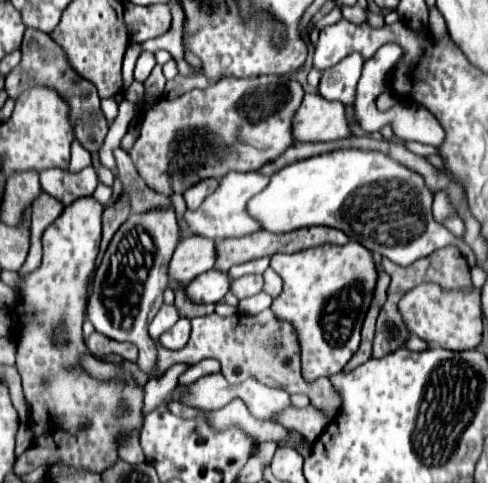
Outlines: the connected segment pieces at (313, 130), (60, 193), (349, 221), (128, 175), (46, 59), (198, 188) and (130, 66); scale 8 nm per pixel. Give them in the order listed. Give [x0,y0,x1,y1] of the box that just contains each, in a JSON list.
[[294,93,352,141],[40,167,98,206],[250,149,460,265],[114,149,172,213],[6,29,108,153],[184,179,218,211],[122,44,143,90]]

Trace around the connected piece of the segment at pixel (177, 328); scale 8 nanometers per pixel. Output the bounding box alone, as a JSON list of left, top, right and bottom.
[160,317,190,349]

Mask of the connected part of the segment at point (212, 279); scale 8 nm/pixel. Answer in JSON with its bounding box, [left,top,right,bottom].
[186,269,232,303]

